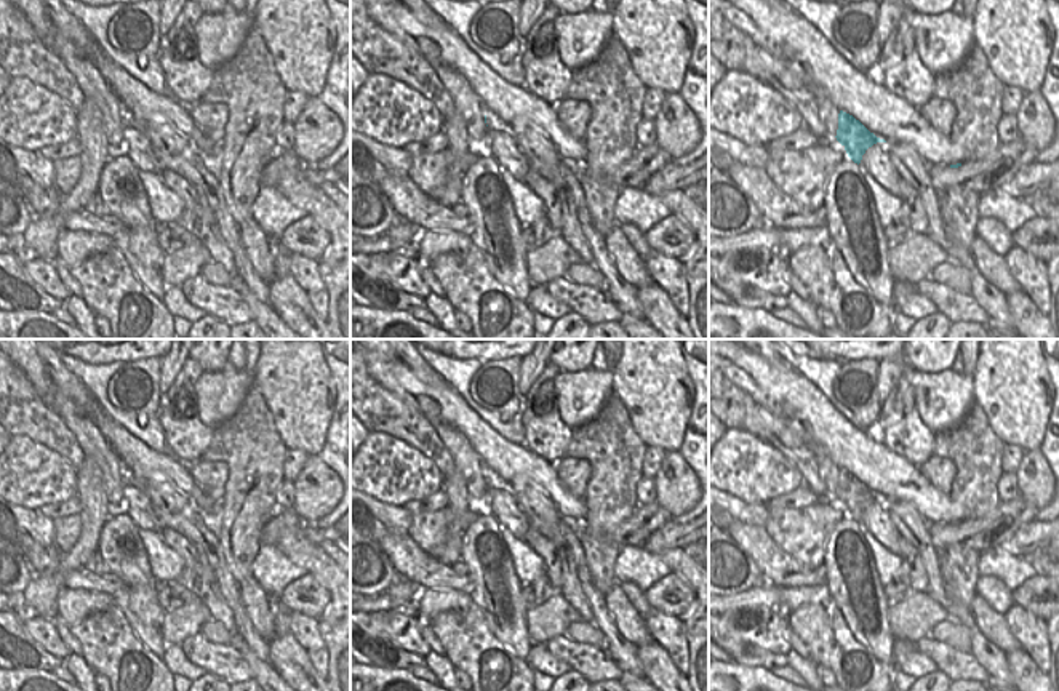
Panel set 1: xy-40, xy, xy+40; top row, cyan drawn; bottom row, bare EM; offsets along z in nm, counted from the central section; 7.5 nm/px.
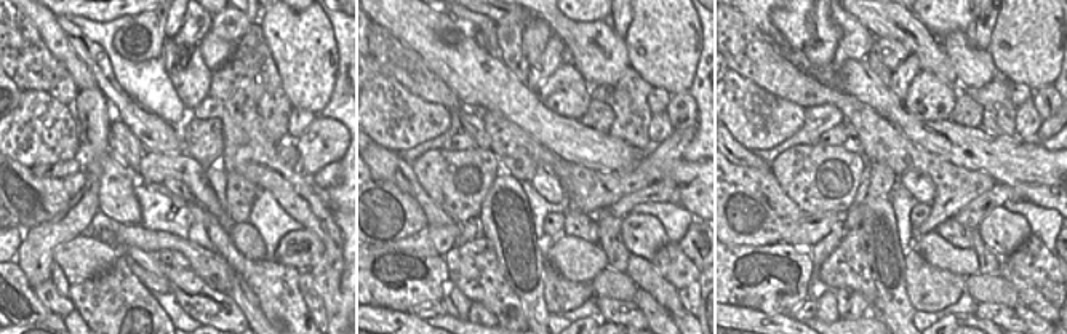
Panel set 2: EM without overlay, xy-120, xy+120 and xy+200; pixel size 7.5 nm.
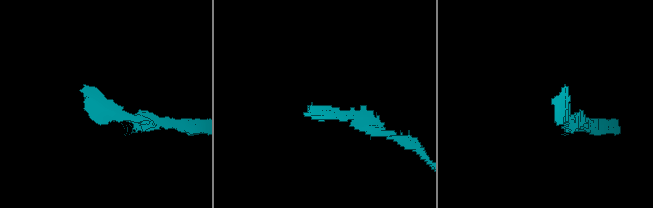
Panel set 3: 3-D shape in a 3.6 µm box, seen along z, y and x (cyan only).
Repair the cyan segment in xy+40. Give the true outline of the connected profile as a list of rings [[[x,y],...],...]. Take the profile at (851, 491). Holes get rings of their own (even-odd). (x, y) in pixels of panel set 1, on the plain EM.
[[[840,469],[837,499],[848,515],[865,528],[891,553],[899,555],[901,534],[886,512],[886,499],[870,491],[853,473]]]

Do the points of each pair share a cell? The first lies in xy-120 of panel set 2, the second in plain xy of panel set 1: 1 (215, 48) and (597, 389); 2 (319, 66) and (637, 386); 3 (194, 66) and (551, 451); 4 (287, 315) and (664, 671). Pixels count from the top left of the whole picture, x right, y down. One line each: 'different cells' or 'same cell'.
1: same cell
2: same cell
3: same cell
4: same cell

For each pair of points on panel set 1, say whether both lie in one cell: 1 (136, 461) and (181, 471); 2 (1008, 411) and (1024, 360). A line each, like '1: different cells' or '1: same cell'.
1: same cell
2: same cell

